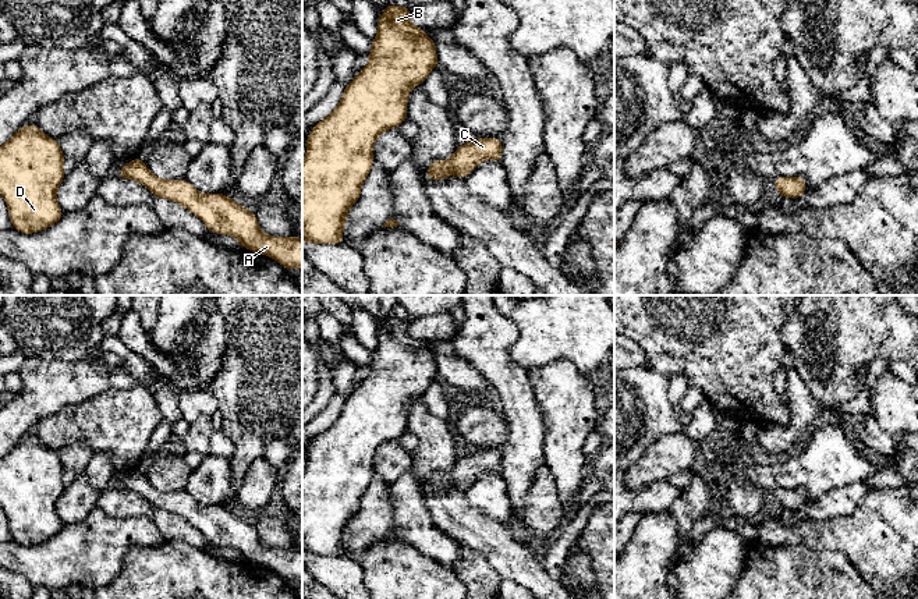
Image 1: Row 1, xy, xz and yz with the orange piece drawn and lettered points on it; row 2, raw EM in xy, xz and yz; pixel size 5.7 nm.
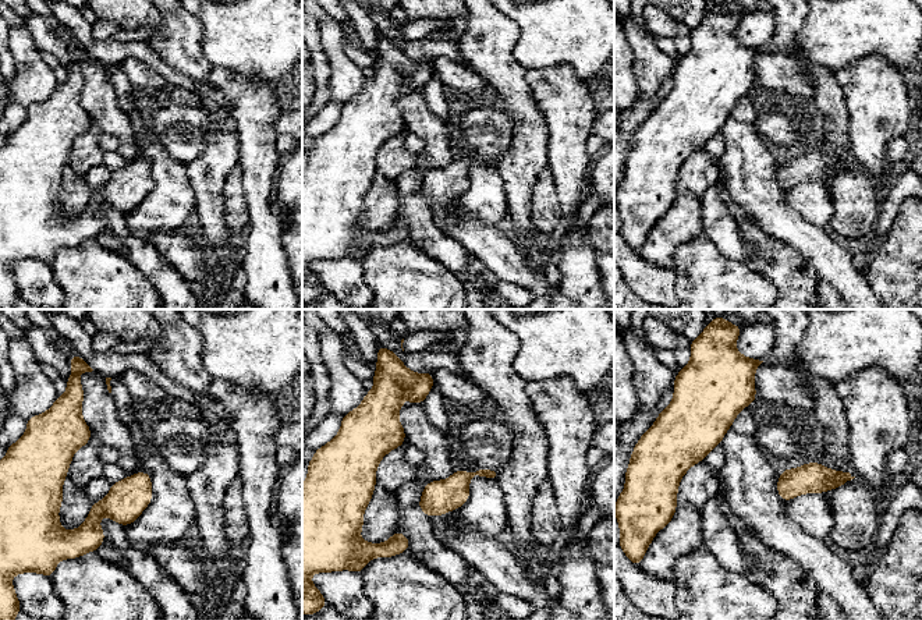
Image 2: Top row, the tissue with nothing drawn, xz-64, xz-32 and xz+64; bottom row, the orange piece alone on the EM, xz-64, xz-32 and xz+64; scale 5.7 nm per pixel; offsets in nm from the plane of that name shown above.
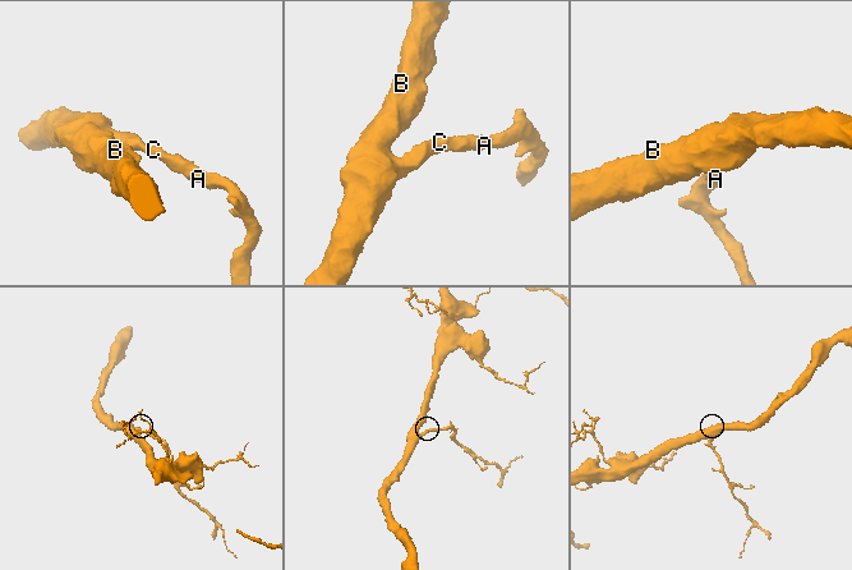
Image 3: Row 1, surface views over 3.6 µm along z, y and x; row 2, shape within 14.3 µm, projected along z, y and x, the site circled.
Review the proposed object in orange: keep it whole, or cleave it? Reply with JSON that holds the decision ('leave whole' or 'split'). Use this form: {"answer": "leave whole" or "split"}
{"answer": "leave whole"}

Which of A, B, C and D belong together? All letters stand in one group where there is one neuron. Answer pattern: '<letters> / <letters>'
A B C D

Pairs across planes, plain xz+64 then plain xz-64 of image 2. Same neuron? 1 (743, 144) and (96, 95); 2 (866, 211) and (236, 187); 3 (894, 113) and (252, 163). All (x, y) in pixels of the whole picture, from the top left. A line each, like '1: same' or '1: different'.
1: same
2: same
3: same

